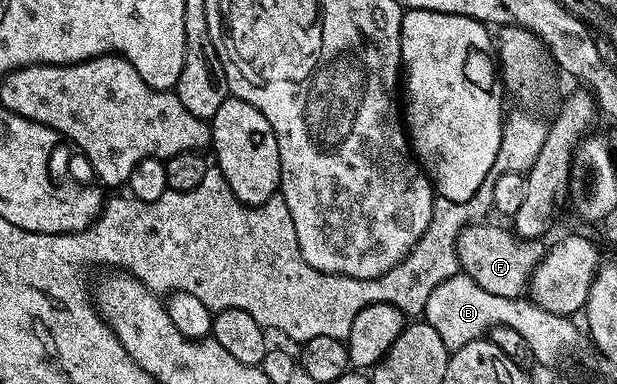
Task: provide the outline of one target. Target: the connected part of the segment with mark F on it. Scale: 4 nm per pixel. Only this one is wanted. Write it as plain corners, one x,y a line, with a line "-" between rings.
477,224
468,226
458,240
460,269
492,296
517,298
529,289
536,269
542,264
546,246
540,240
521,240
511,229

